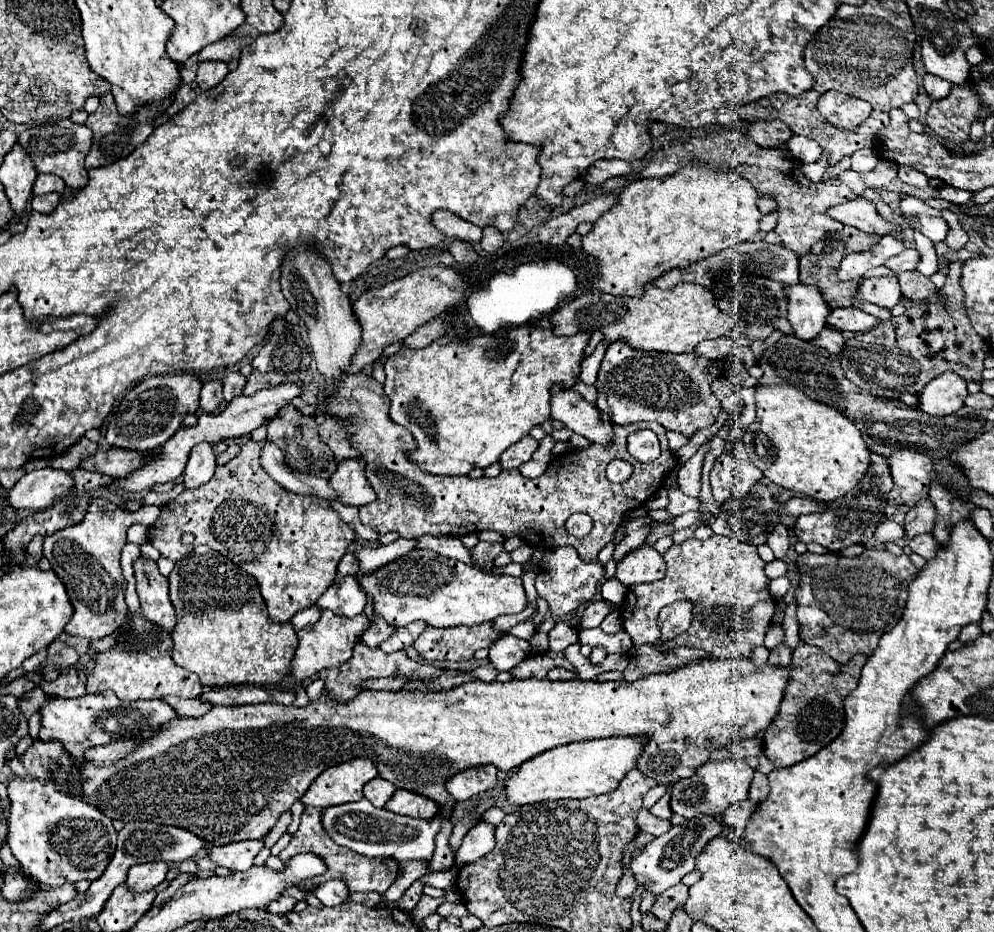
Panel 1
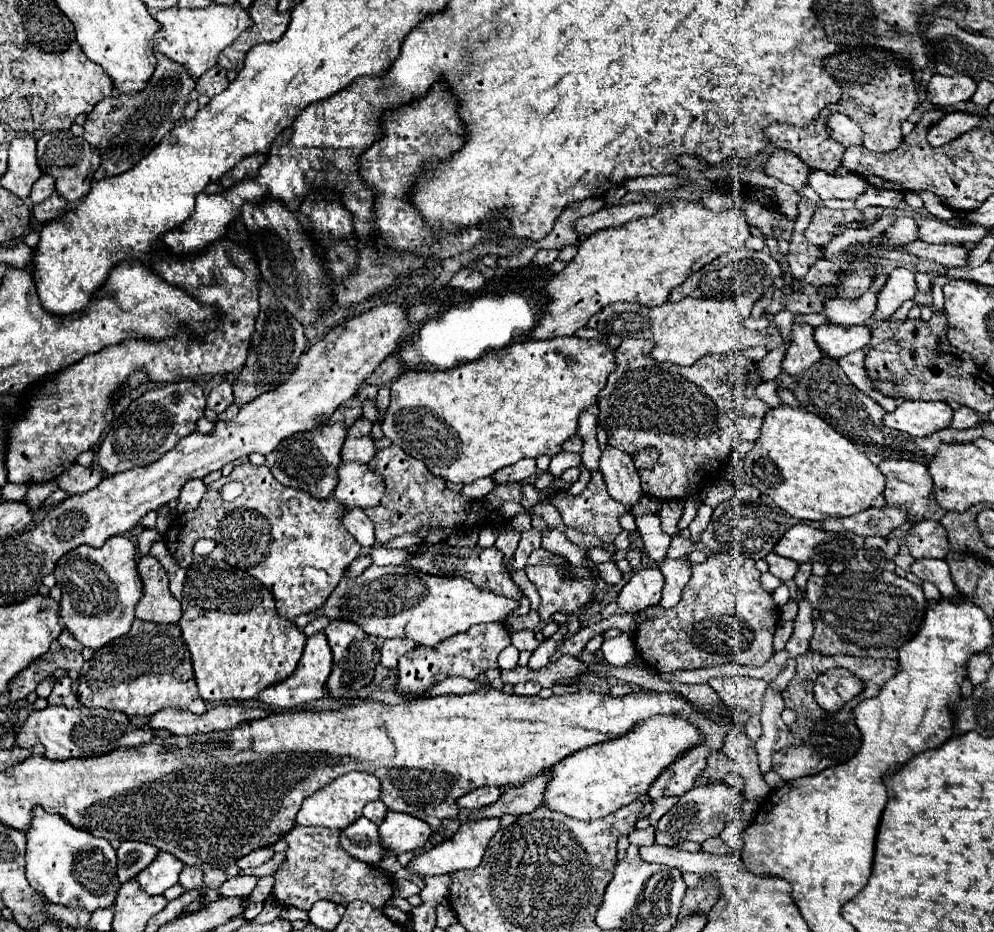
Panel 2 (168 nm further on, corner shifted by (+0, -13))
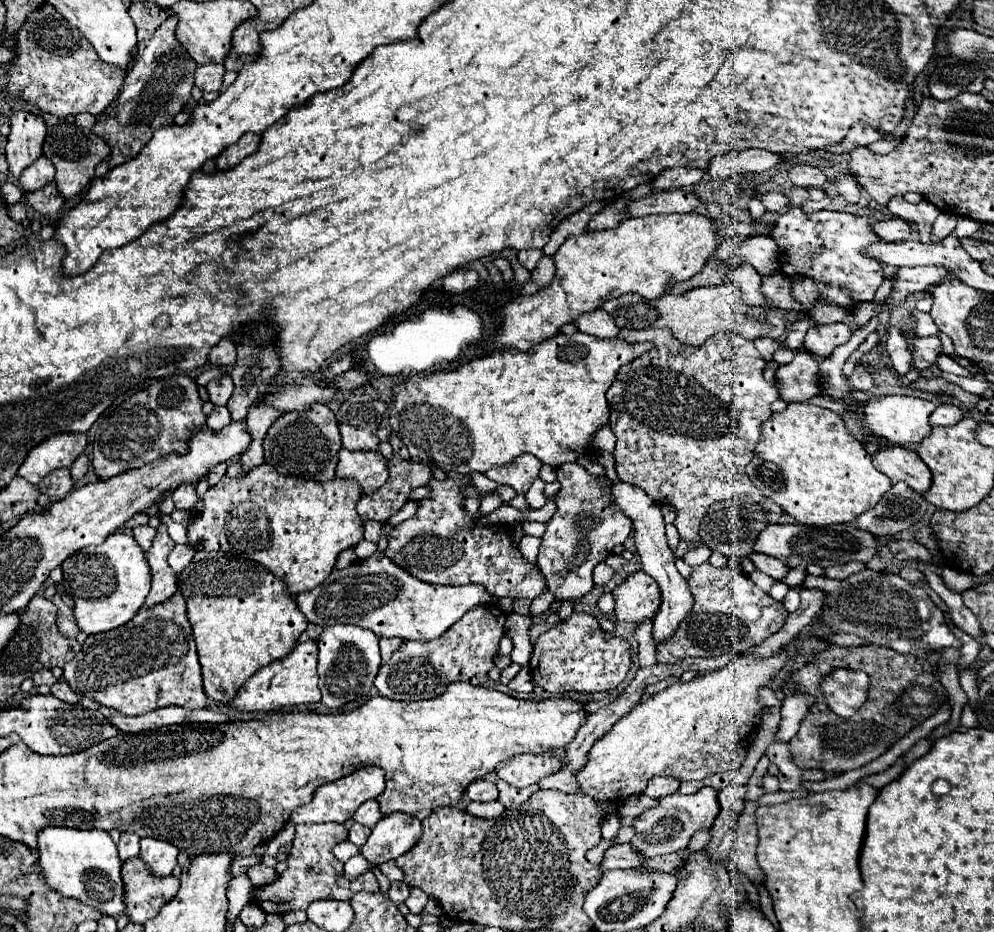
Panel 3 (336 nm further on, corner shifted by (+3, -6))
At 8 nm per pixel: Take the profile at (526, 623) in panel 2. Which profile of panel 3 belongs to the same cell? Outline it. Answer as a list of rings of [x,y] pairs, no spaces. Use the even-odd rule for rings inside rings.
[[[543,593],[541,597],[533,599],[533,603],[531,603],[531,607],[529,607],[529,617],[539,617],[539,615],[543,615],[543,613],[549,609],[551,603],[553,603],[553,597],[549,597],[549,593]]]

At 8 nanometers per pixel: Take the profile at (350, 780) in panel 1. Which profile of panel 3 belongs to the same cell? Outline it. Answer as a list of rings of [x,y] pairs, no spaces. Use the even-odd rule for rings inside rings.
[[[359,767],[355,769],[351,775],[345,775],[337,781],[331,781],[331,783],[325,783],[321,785],[315,793],[313,793],[313,799],[311,803],[303,805],[303,807],[297,807],[291,815],[291,821],[295,825],[299,823],[327,823],[327,821],[335,821],[335,823],[345,823],[347,819],[351,819],[357,811],[357,807],[367,801],[367,799],[373,799],[377,797],[381,791],[385,789],[385,773],[379,769],[379,767]]]

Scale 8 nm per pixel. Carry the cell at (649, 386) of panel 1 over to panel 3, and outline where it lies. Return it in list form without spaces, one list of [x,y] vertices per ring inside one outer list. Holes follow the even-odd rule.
[[[621,329],[619,337],[627,343],[649,341],[655,347],[623,365],[607,391],[609,427],[617,437],[613,451],[617,477],[641,487],[657,503],[675,507],[677,519],[673,525],[685,541],[699,541],[699,525],[705,511],[715,501],[735,499],[735,495],[739,501],[761,503],[767,511],[767,521],[777,523],[783,511],[773,501],[767,501],[745,473],[745,465],[751,461],[759,441],[759,427],[771,417],[771,403],[779,395],[777,387],[763,379],[761,355],[753,341],[737,333],[717,333],[701,349],[689,349],[677,343],[669,329]]]

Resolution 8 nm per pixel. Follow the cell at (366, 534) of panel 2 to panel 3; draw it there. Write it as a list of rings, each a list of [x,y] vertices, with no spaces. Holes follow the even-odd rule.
[[[365,521],[365,531],[363,531],[363,537],[367,541],[379,541],[379,535],[381,535],[381,525],[377,525],[377,521]]]

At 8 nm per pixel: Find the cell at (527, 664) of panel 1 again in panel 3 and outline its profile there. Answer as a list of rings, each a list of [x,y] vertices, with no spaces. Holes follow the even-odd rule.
[[[521,667],[521,671],[509,681],[507,687],[509,687],[511,691],[519,691],[519,693],[529,693],[529,691],[533,691],[531,669],[529,669],[529,667]]]

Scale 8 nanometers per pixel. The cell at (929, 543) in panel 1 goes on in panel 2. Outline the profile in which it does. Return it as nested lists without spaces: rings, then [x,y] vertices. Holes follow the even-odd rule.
[[[928,558],[928,560],[916,560],[912,564],[910,572],[914,572],[924,582],[932,582],[940,590],[942,598],[946,598],[950,602],[956,602],[958,600],[960,592],[954,586],[954,582],[950,578],[948,564],[944,560],[932,560],[932,558]]]

